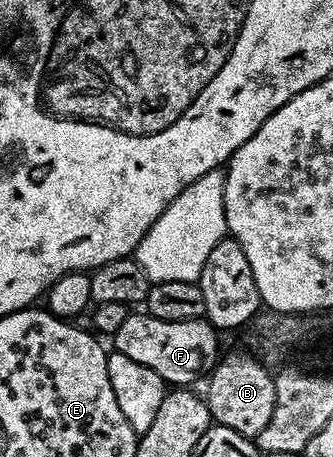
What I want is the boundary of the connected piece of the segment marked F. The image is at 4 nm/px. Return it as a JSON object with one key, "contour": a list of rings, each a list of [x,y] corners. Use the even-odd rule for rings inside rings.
{"contour":[[[130,313],[126,317],[126,322],[118,328],[118,333],[114,336],[114,343],[116,343],[114,344],[114,350],[118,353],[122,353],[126,357],[130,357],[133,361],[138,361],[138,365],[146,365],[146,369],[154,369],[154,373],[158,373],[158,377],[162,377],[165,384],[192,385],[192,382],[194,382],[199,375],[203,375],[203,377],[207,376],[218,362],[218,354],[216,355],[216,350],[219,349],[220,343],[216,340],[216,335],[218,335],[217,328],[213,327],[212,324],[208,322],[207,318],[195,319],[194,321],[162,321],[158,317],[154,317],[147,313],[141,313],[141,315]]]}

